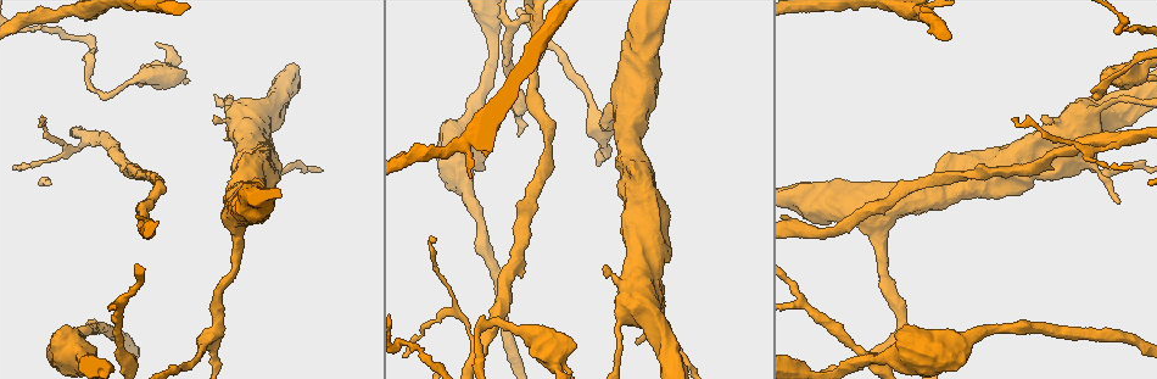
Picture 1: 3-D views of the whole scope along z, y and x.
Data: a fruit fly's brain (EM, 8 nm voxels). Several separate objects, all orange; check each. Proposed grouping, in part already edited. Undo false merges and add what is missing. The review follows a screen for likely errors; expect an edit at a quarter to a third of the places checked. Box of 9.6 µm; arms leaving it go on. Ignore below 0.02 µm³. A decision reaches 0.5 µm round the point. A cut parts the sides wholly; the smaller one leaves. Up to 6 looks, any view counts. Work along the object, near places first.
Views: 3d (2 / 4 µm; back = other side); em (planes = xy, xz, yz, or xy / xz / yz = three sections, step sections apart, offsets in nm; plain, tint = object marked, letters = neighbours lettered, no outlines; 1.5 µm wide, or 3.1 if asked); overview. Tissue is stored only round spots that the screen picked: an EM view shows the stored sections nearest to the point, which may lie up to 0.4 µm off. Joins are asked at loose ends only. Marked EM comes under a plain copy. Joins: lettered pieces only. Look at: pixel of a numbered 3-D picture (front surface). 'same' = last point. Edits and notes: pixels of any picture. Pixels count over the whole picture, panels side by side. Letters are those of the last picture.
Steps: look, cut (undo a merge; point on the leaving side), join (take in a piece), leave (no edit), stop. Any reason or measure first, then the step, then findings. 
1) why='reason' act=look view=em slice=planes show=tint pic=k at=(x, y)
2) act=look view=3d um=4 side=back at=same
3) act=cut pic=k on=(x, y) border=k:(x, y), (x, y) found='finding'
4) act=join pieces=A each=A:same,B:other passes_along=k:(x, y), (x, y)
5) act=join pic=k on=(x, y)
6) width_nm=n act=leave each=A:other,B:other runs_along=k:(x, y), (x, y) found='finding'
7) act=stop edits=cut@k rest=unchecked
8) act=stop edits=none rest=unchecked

act=look view=em slice=planes show=letters pic=1 at=(43, 121)

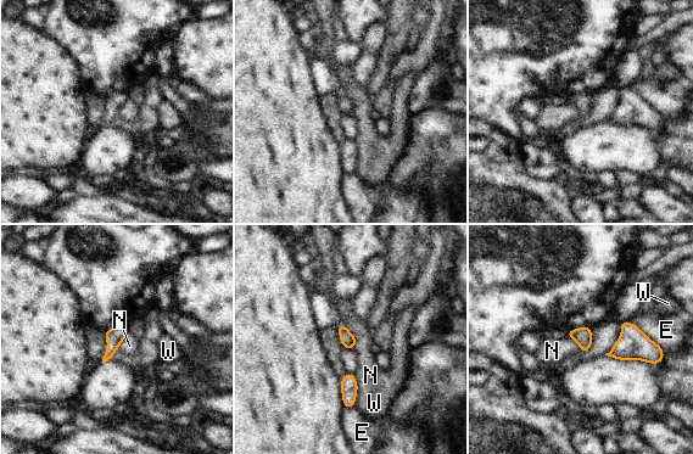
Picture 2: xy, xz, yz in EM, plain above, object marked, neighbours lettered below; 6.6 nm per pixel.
act=leave each=E:other,N:other,W:other border=2:(342, 323), (356, 338), (353, 348) found='none of them fits'

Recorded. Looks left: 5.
why='side arm on a straight run' act=look view=3d um=2 pic=1 at=(485, 348)

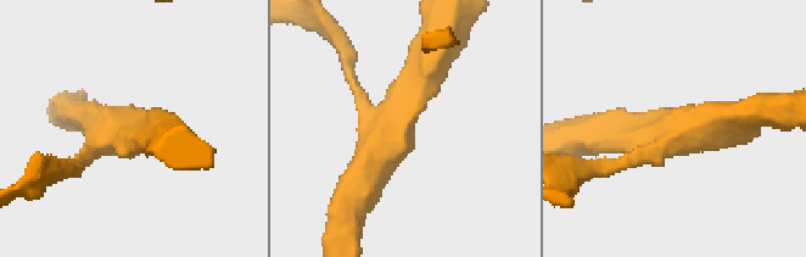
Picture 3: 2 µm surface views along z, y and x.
why='need the tissue' act=look view=em slice=xz step=4 show=tint pic=3 at=(672, 128)

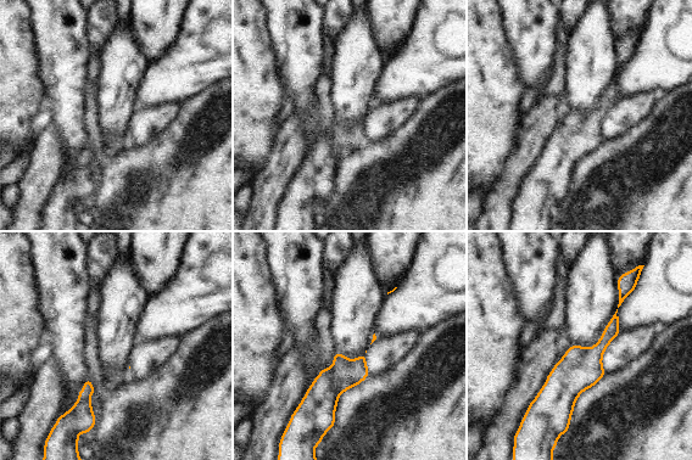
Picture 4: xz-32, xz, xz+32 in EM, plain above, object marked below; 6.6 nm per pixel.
act=look view=em slice=planes show=letters at=same

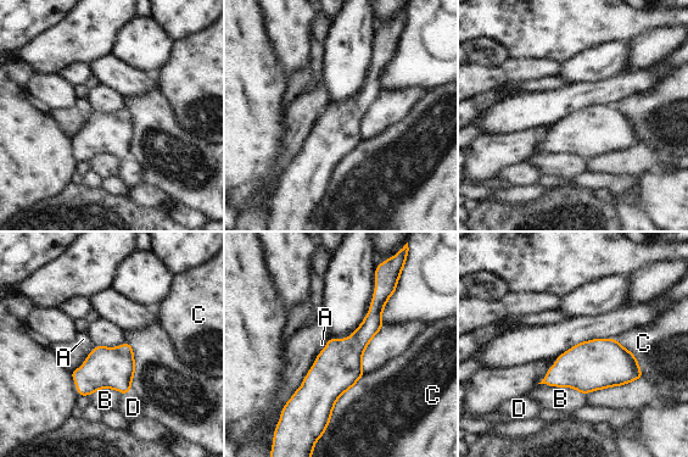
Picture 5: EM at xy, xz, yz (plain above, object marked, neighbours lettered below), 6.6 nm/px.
width_nm=280 longest_contact=C:460nm act=leave each=A:other,B:other,C:other,D:other found='one cell here'

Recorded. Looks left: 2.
why='an open end' act=look view=3d um=4 pic=1 at=(16, 165)

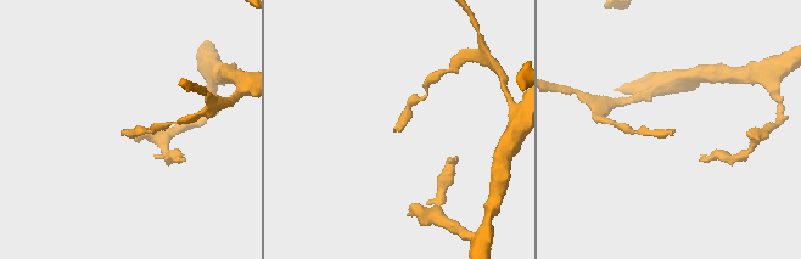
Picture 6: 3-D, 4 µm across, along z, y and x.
act=look view=em slice=planes show=letters pic=6 at=(393, 130)

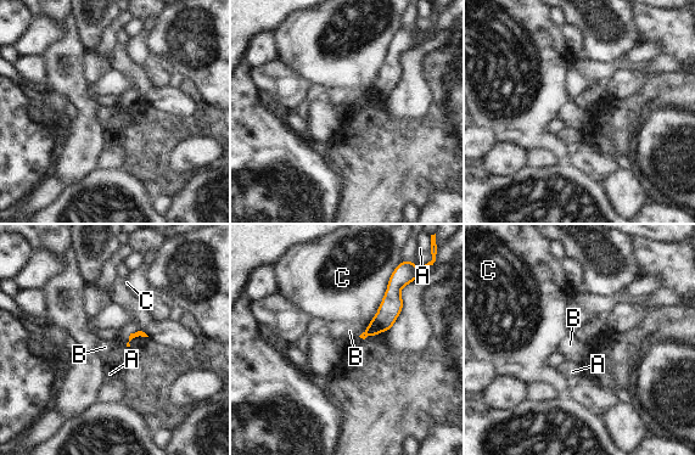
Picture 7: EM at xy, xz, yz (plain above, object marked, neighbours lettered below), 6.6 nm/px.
act=leave each=A:other,B:other,C:other found='none of them fits'

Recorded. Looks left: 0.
act=stop edits=none rest=unchecked

